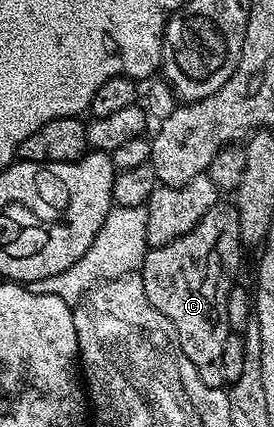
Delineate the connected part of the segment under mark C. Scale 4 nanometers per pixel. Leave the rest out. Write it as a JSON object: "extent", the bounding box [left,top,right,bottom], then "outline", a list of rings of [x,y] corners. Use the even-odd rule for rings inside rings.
{"extent":[140,201,244,388],"outline":[[[219,201],[212,209],[208,209],[208,213],[204,213],[204,217],[200,217],[200,221],[192,230],[184,233],[184,237],[163,247],[149,248],[140,268],[144,293],[148,301],[152,301],[152,305],[160,309],[160,313],[164,313],[168,321],[172,321],[172,325],[178,330],[178,340],[184,357],[192,361],[200,381],[209,387],[221,388],[224,383],[224,341],[228,341],[232,334],[228,325],[226,306],[228,293],[235,282],[234,266],[241,261],[242,250],[244,244],[240,237],[237,206],[233,202]]]}

